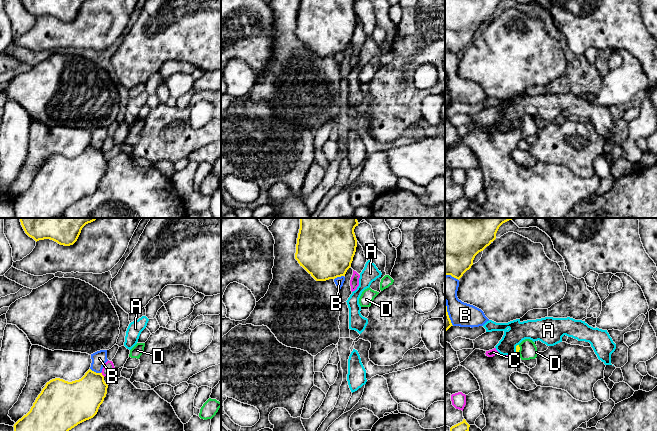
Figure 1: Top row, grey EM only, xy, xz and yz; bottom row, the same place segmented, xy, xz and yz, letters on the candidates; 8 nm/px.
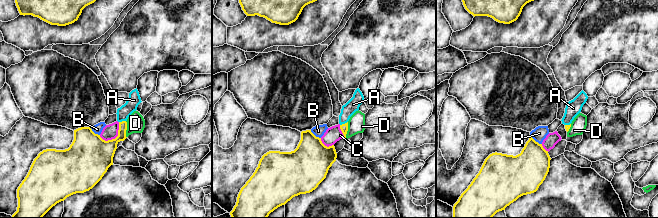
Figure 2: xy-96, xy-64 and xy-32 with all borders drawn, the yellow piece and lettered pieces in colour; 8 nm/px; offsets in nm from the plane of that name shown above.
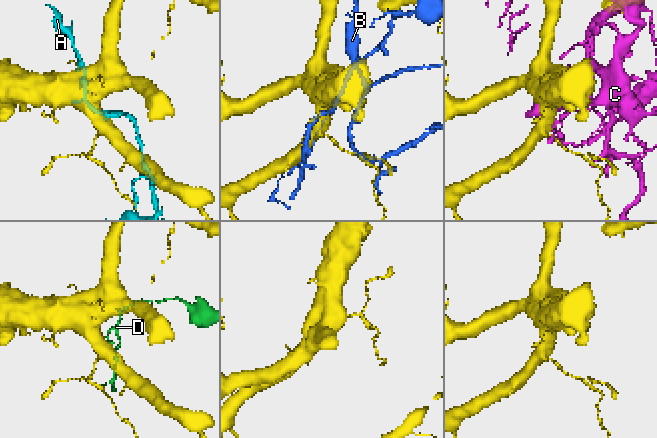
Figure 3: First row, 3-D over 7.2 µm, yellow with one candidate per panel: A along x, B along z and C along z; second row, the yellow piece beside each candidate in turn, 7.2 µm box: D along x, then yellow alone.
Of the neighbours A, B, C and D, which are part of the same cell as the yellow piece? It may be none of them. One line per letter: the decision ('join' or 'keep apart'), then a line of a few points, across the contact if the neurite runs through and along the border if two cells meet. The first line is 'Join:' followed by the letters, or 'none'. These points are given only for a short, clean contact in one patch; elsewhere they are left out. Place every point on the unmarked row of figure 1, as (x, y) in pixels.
Join: none
A: keep apart; line yz (518, 120), (515, 128)
B: keep apart
C: keep apart
D: keep apart; line yz (518, 121), (519, 129)

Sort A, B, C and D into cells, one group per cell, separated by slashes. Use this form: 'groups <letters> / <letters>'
groups A / B / C / D

